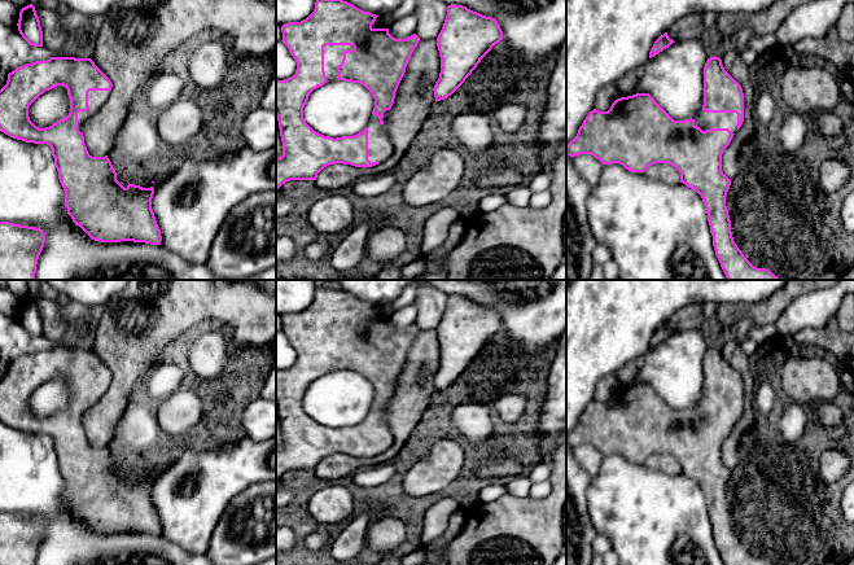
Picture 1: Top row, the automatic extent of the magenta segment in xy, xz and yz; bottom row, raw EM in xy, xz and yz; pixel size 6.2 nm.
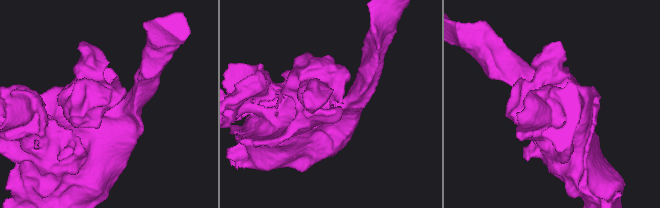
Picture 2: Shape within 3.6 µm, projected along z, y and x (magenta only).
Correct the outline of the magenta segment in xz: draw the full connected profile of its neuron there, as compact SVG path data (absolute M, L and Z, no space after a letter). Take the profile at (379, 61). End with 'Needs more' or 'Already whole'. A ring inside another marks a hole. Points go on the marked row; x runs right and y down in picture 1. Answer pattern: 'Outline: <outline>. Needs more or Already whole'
Outline: M316 0L314 12L306 19L281 26L281 41L295 60L297 70L293 76L276 80L276 117L283 141L283 156L276 158L276 190L290 180L316 180L317 174L329 165L365 168L391 156L394 146L389 110L420 38L413 34L406 39L395 39L389 29L373 29L377 17L343 0ZM334 80L360 83L375 98L367 127L354 136L324 136L314 131L303 118L310 93Z. Needs more

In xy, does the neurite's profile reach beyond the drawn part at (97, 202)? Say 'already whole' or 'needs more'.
needs more

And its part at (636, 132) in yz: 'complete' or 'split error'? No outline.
split error

